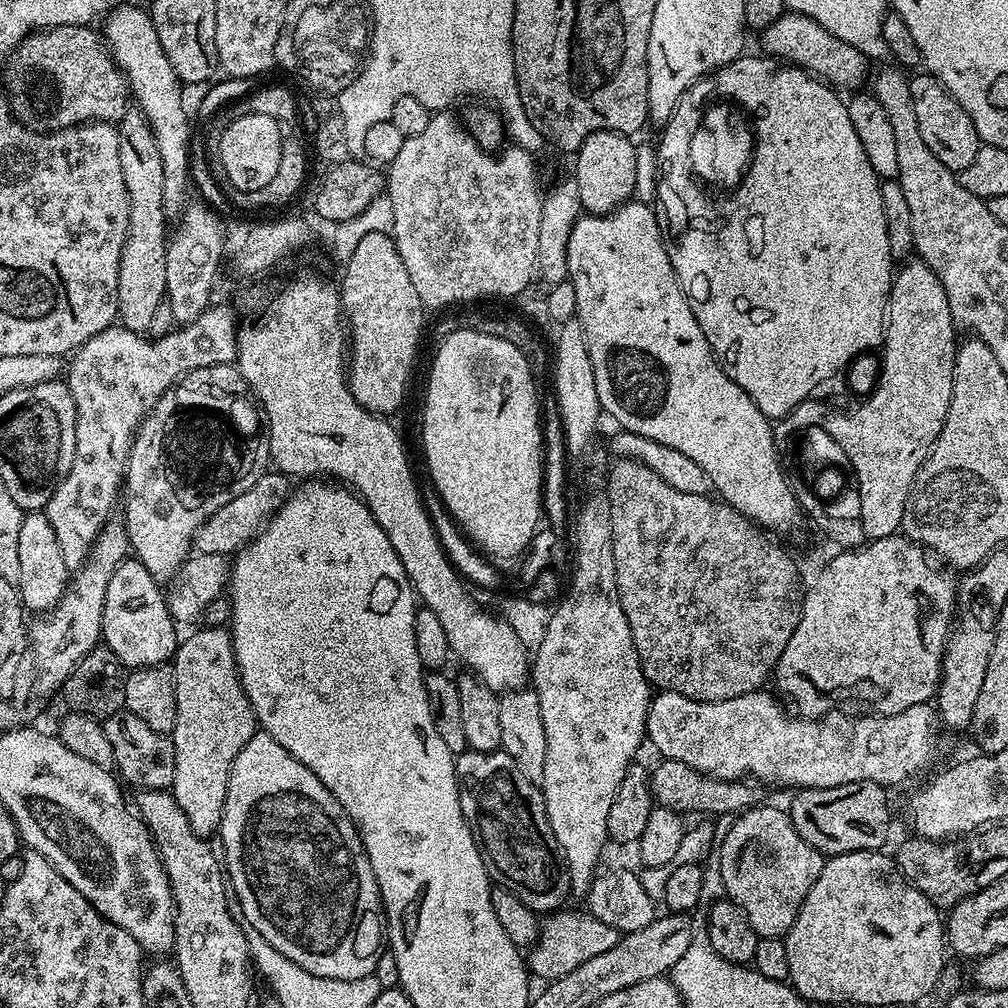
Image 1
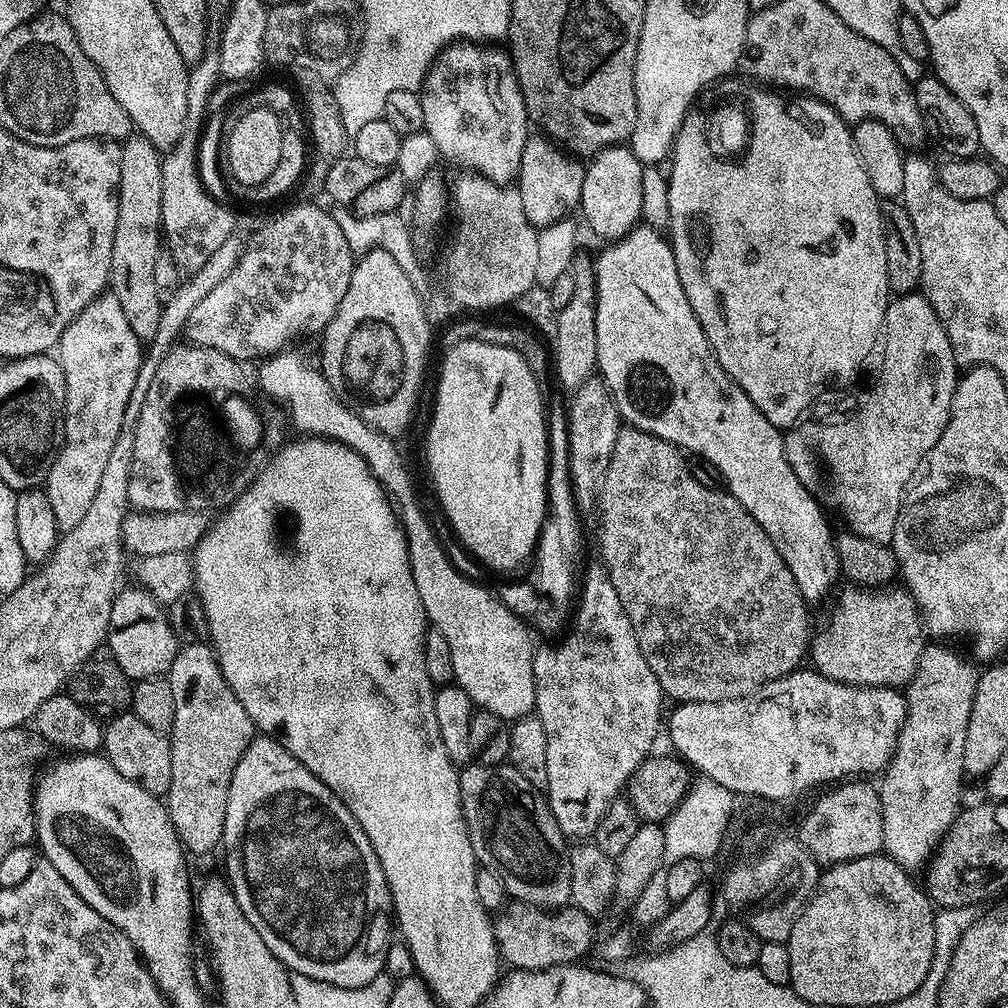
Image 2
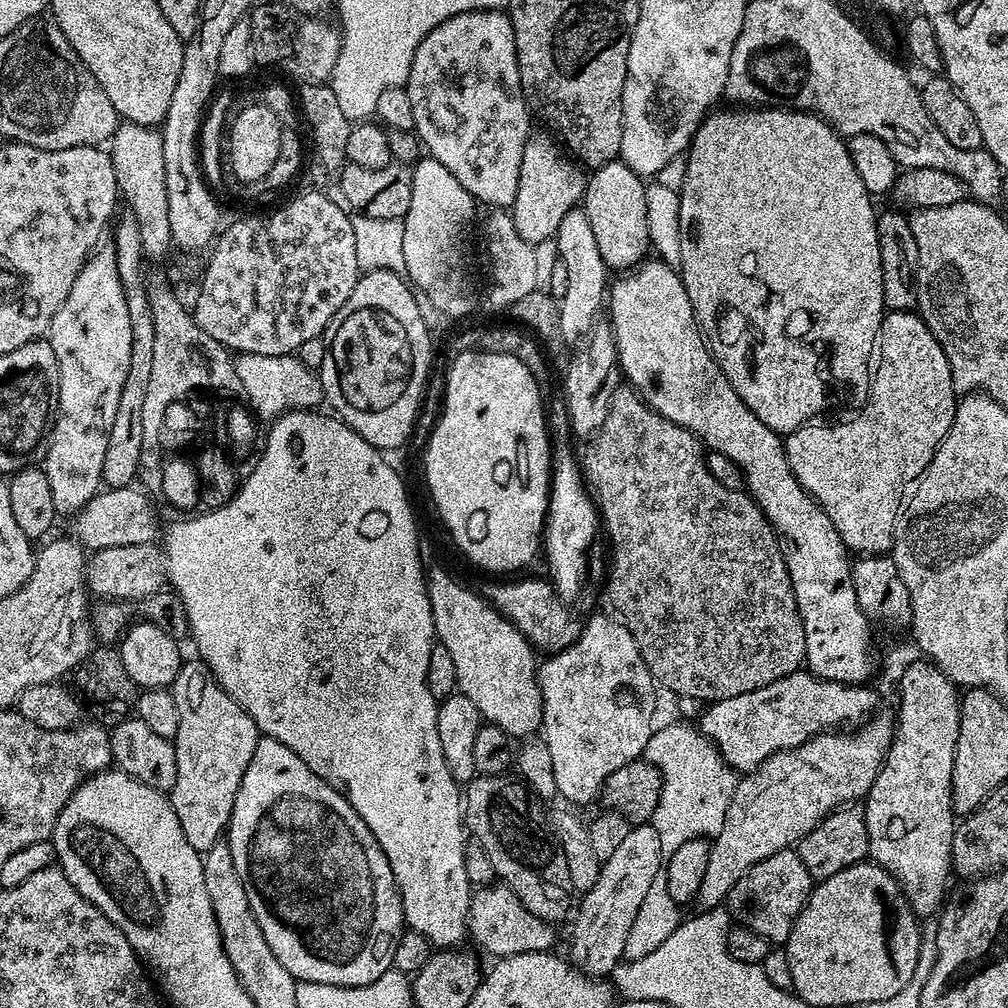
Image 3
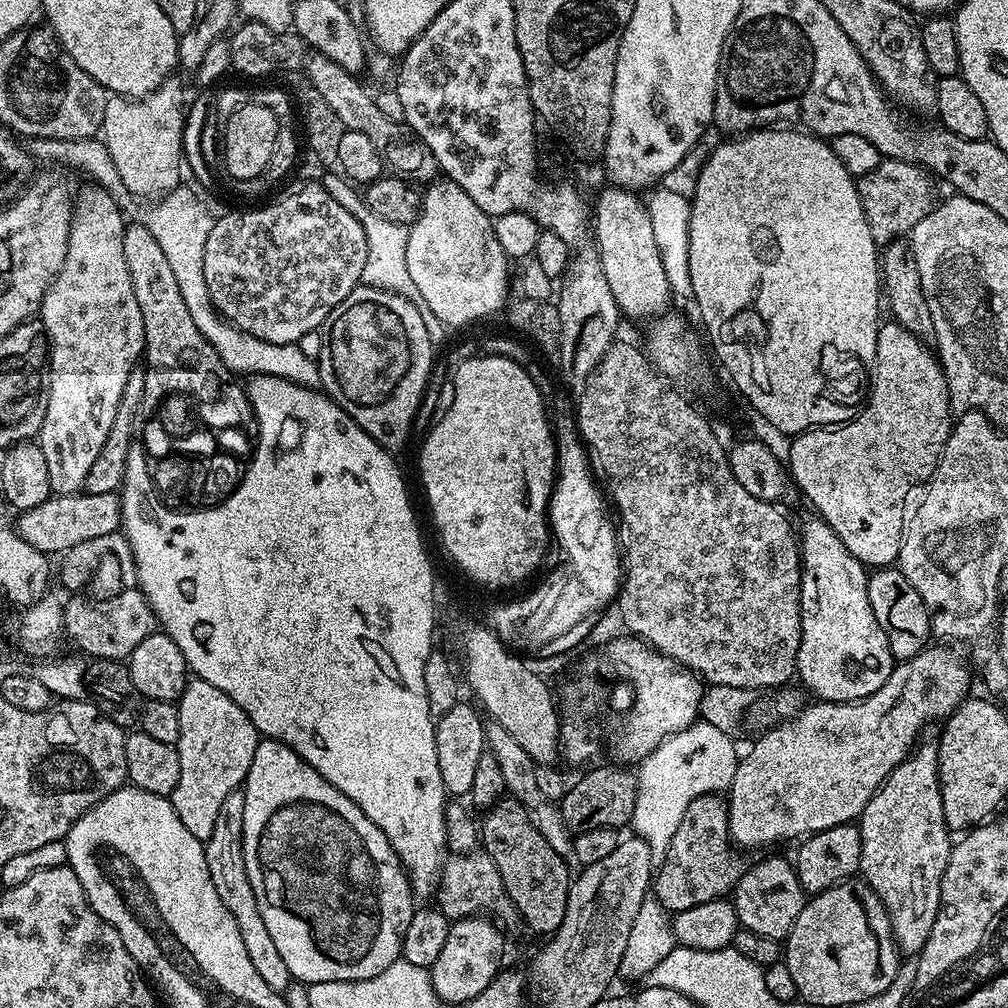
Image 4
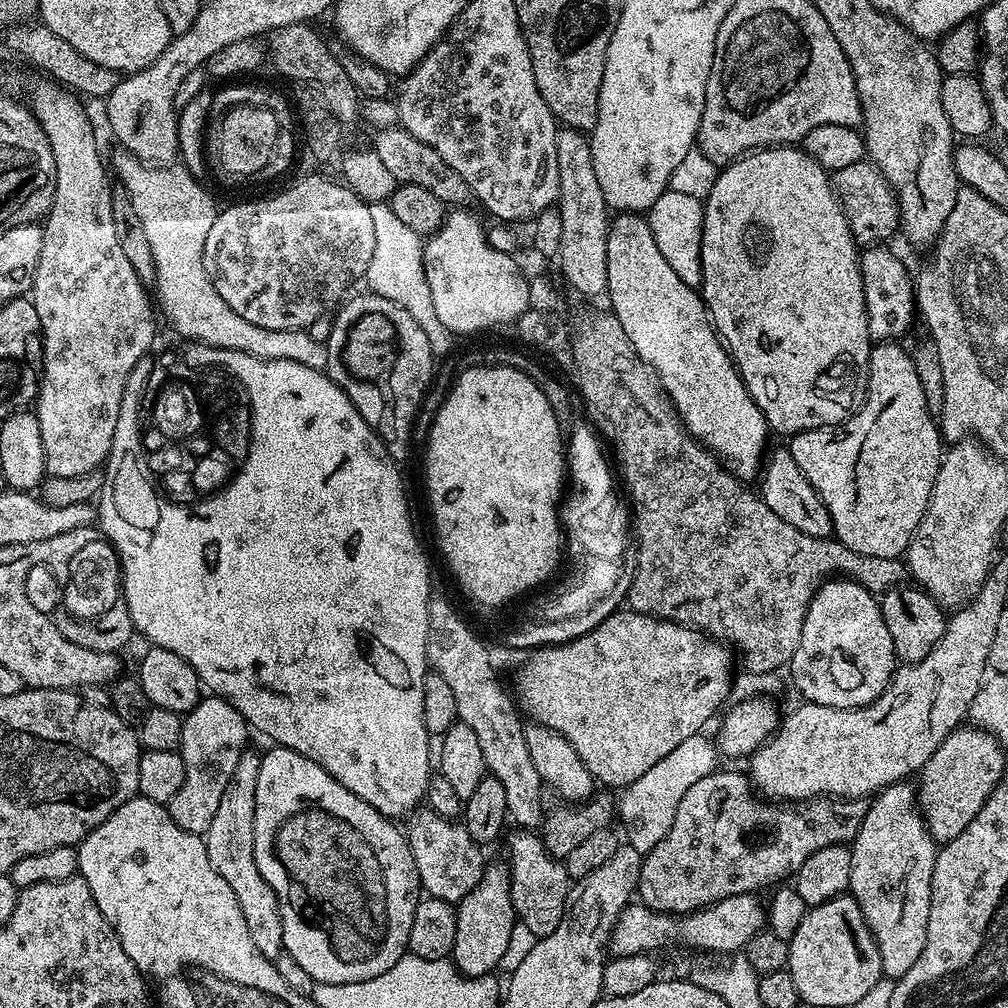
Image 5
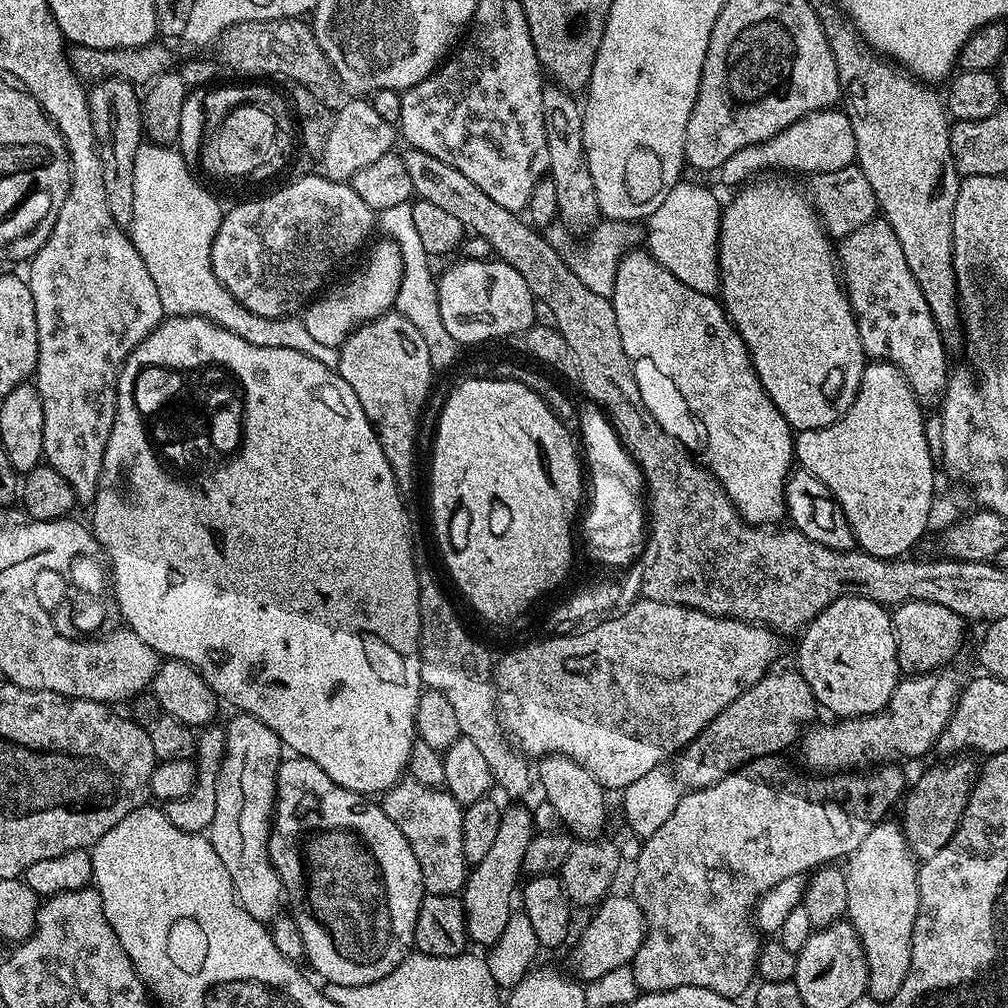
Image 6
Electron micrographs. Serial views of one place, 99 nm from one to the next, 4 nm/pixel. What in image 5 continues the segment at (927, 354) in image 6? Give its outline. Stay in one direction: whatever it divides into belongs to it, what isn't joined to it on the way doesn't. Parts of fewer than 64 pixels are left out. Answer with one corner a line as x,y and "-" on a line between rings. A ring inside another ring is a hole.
868,246
860,257
864,301
868,311
868,332
876,342
896,342
908,332
918,316
914,280
888,246

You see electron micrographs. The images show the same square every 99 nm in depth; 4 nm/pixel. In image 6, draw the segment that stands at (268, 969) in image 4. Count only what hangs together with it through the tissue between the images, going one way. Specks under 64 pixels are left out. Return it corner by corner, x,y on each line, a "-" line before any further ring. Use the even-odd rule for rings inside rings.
243,714
233,715
233,720
224,728
224,757
216,783
216,806
214,822
206,835
212,841
214,850
218,850
218,858
222,858
222,866
226,866
236,891
236,899
258,923
271,925
276,911
282,908
282,889
280,876
277,874
268,853
268,835
272,829
272,809
276,806
276,775
282,759
282,745
278,734
266,726
266,722
258,722
258,718

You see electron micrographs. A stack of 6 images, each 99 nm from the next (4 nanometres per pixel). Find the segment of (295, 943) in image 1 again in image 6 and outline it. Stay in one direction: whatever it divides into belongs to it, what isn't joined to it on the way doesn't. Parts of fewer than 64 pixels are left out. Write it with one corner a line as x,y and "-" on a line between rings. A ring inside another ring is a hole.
298,755
281,759
268,853
280,876
287,907
292,907
292,920
300,931
304,952
321,981
342,986
378,982
413,951
414,926
426,895
422,870
418,870
418,858
414,858
406,834
386,818
375,799
338,786
313,760

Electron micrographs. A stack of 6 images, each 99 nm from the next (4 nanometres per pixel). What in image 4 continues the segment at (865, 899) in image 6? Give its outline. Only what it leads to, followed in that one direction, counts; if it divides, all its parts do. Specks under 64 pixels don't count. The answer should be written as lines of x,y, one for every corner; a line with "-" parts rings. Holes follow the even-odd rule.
917,743
912,754
885,778
862,810
858,821
862,838
859,875
878,894
882,906
888,911
896,946
908,958
915,957
924,949
930,938
930,930
934,930
934,918
940,905
940,879
954,843
942,814
938,747
935,743
924,743

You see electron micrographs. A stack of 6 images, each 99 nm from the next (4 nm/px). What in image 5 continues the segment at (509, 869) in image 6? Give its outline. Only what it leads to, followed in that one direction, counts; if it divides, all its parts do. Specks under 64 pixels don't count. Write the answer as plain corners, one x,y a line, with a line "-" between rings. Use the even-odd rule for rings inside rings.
489,863
482,878
466,898
455,905
458,934
454,934
454,946
450,957
456,968
465,976
487,976
500,968
502,953
510,943
510,930
518,923
514,902
510,894
510,878
503,863

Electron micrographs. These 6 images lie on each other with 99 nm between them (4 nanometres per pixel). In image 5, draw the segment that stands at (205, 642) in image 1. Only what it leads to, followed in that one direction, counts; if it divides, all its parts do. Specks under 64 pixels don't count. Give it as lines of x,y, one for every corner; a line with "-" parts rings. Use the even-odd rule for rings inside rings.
211,694
205,695
194,710
187,712
183,721
178,751
186,766
186,782
182,782
182,790
168,800
166,807
170,818
174,818
182,830
204,836
210,830
210,822
214,822
214,814
218,814
218,806
222,806
222,794
226,794
226,786
238,762
249,747
250,729
230,702

